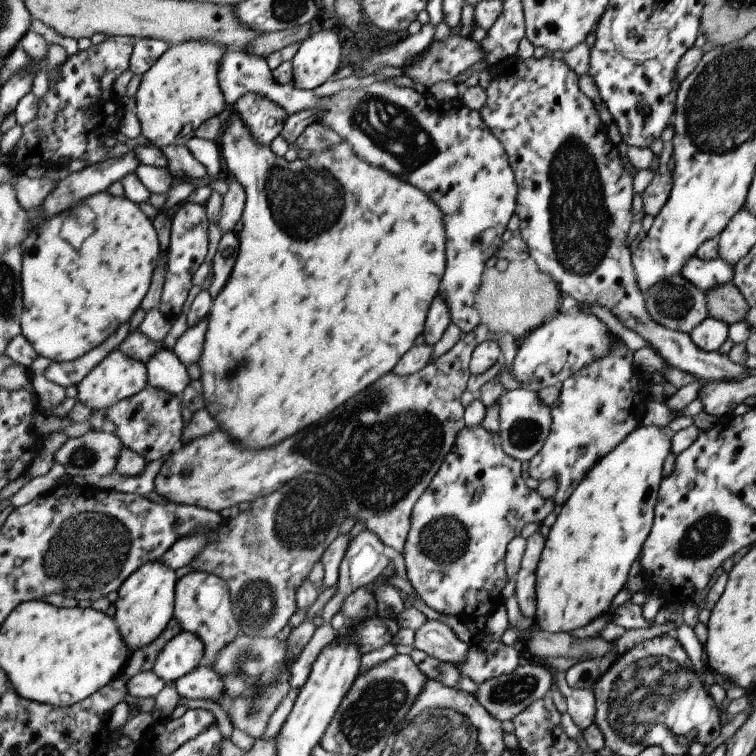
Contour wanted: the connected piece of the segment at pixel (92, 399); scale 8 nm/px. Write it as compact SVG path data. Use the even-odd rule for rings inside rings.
M111 351L105 358L102 358L76 385L75 400L84 404L92 411L105 411L111 405L125 400L140 390L146 384L146 368L142 362L133 360L124 353Z

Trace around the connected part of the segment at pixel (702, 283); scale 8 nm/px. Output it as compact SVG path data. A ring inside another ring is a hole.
M693 254L682 266L680 274L700 291L706 292L707 289L713 288L715 285L719 286L724 282L729 282L732 277L732 268L719 257L704 261Z

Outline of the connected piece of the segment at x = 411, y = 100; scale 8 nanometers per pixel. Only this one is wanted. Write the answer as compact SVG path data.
M223 51L217 80L227 105L233 106L241 95L255 93L279 105L288 115L314 108L318 112L317 121L328 126L343 141L348 142L352 151L361 160L375 168L385 170L391 176L397 176L399 180L415 186L429 200L433 200L442 214L446 236L445 266L436 296L447 305L450 322L459 328L461 334L469 332L479 324L474 298L485 262L502 243L501 234L505 232L507 220L514 214L516 182L503 147L486 128L477 111L469 110L459 101L438 103L427 90L419 93L413 87L394 86L389 82L377 82L369 87L357 89L344 89L332 96L317 98L312 91L296 89L291 84L279 84L273 78L265 59L247 51Z

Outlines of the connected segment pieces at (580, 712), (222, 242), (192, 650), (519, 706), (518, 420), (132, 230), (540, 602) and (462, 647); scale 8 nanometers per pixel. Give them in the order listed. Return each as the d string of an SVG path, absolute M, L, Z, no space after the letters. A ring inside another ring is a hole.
M564 672L557 673L557 686L563 698L567 700L567 714L571 716L573 724L582 731L593 722L593 696L592 689L587 690L587 694L577 694L577 690L569 690L564 681Z
M234 231L220 233L216 252L209 268L210 277L204 289L214 297L223 287L238 252L238 237Z
M179 631L159 649L149 670L163 682L174 681L202 664L203 651L198 636Z
M544 663L523 664L516 666L513 672L508 675L491 677L485 682L477 685L477 691L473 694L476 701L499 722L503 720L512 720L520 712L523 712L532 702L545 696L545 692L551 688L553 675L549 673L549 667Z
M518 388L503 390L497 399L498 411L498 434L503 452L518 460L520 463L527 462L543 446L544 440L550 429L550 408L543 404L535 391Z
M101 191L89 195L79 203L95 212L93 232L89 238L83 240L83 246L79 250L73 250L57 236L61 218L65 218L69 211L41 220L23 236L18 246L21 250L20 287L23 307L19 317L20 334L38 356L55 362L79 358L99 346L122 322L129 320L149 288L158 260L159 243L155 229L134 202L127 200L124 195L116 197Z
M641 424L596 461L575 485L544 538L544 547L536 566L533 622L539 630L569 633L608 611L615 594L624 588L627 572L633 560L640 555L643 541L650 531L655 499L663 478L661 464L669 452L670 438L663 434L662 428Z
M429 619L414 630L412 646L439 662L453 664L461 662L467 652L467 645L457 639L447 625Z

